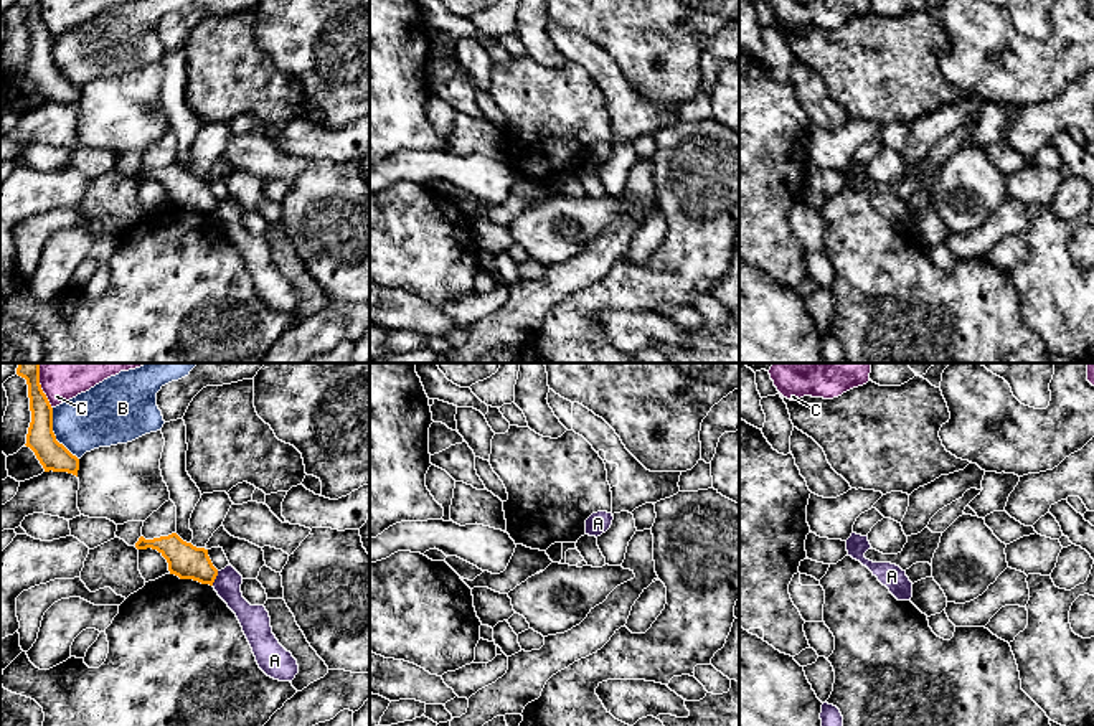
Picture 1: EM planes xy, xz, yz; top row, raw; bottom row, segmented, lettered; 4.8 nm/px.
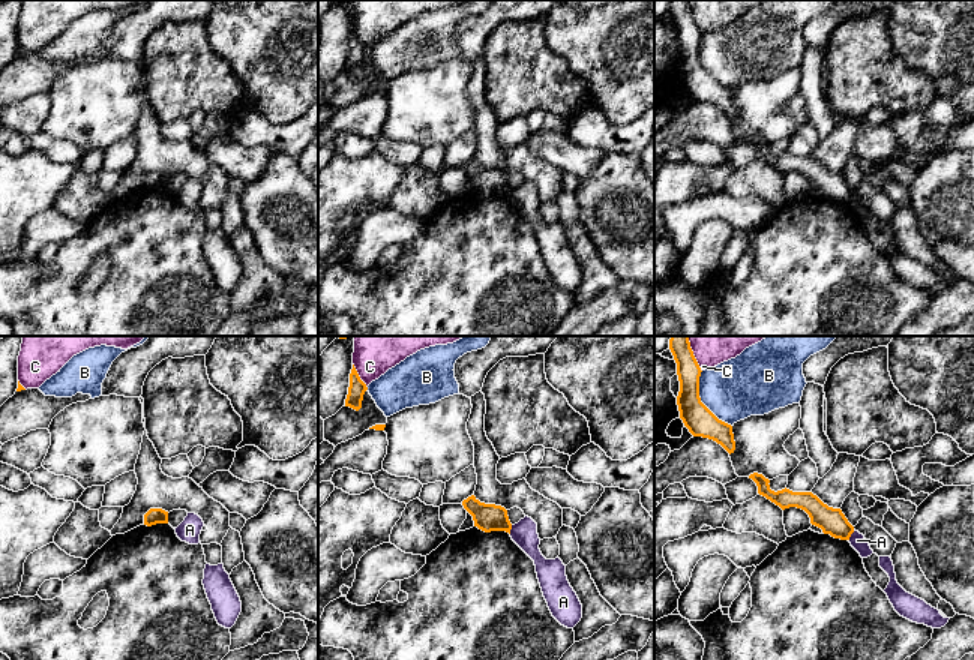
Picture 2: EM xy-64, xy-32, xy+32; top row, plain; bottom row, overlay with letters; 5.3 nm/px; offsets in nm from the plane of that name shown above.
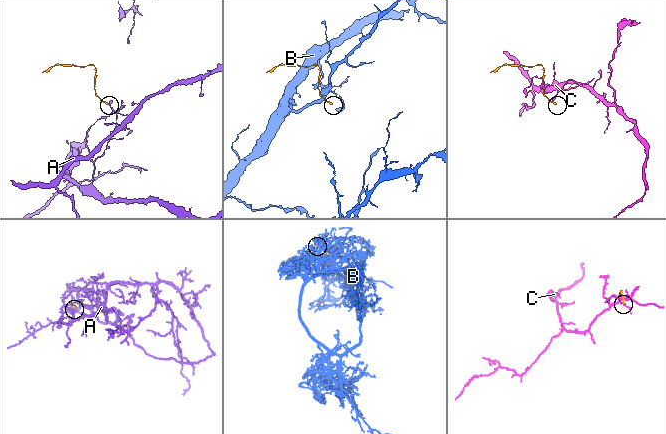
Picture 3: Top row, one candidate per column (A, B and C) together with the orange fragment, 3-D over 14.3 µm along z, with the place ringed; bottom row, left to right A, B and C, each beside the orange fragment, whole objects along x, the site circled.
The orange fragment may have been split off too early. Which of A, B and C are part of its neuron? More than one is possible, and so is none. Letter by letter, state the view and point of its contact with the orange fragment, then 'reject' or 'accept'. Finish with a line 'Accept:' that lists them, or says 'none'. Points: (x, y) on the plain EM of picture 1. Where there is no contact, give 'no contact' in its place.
A: xy (215, 208) | reject
B: xy (53, 65) | reject
C: xy (42, 20) | reject
Accept: none

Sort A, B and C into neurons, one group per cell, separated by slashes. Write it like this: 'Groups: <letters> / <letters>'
Groups: A / B / C

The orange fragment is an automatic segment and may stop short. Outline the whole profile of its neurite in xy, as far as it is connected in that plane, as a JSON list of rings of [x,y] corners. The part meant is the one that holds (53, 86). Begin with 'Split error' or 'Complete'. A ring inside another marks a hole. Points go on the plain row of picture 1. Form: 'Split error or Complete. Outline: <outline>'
Complete. Outline: [[[17,0],[17,5],[26,10],[31,41],[25,76],[35,82],[45,102],[68,102],[78,107],[79,89],[59,74],[53,63],[53,38],[41,20],[40,0]]]

